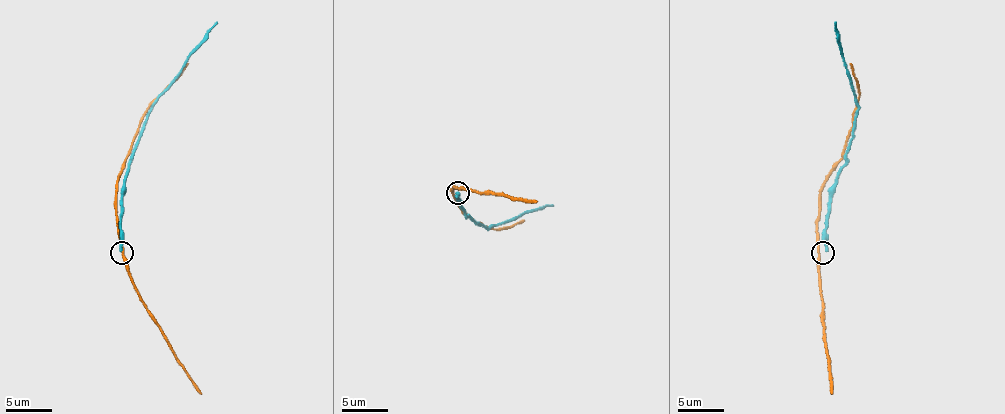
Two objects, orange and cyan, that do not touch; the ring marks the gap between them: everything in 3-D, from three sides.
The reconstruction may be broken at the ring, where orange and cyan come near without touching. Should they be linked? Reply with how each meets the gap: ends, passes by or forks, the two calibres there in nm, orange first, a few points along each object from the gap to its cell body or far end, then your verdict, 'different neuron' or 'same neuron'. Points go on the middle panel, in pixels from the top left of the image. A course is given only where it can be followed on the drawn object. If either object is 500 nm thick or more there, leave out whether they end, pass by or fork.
orange passes by; cyan ends there; 240 nm thick on the orange side, 280 nm on the other; orange runs (459, 190), (452, 190), (463, 211), (475, 223), (503, 230), (524, 220); cyan runs (456, 195), (468, 216), (486, 227), (554, 204); different neuron

